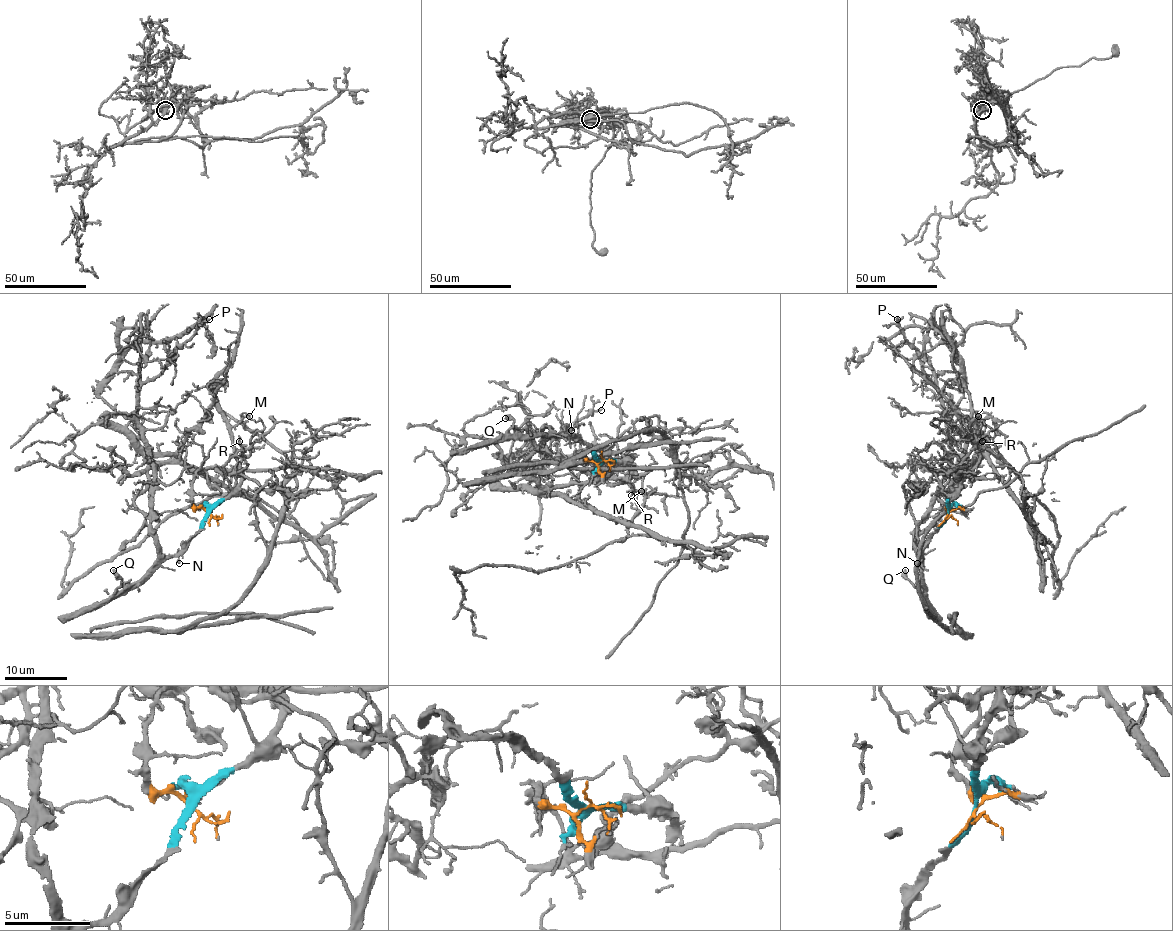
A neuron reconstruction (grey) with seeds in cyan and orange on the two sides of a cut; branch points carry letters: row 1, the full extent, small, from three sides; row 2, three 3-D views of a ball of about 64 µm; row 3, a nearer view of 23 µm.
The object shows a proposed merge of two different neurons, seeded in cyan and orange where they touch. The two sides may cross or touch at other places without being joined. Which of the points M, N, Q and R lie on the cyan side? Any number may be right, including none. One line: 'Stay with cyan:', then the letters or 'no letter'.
Stay with cyan: M, N, Q

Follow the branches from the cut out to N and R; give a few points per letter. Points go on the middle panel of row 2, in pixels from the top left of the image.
N: (601, 461), (570, 434), (571, 429)
R: (601, 461), (587, 461), (584, 456), (598, 476), (617, 476), (629, 483), (635, 490), (631, 495)

